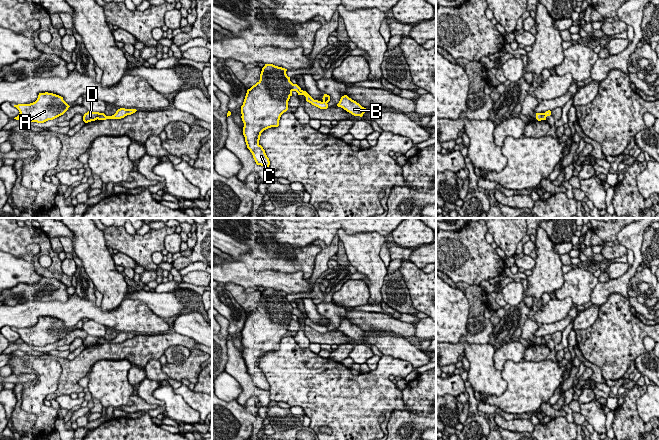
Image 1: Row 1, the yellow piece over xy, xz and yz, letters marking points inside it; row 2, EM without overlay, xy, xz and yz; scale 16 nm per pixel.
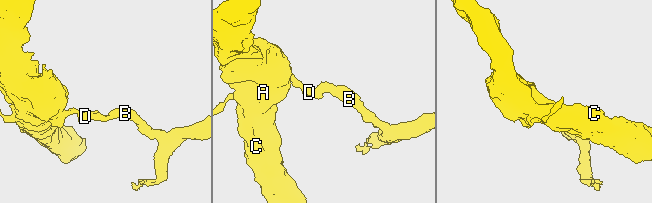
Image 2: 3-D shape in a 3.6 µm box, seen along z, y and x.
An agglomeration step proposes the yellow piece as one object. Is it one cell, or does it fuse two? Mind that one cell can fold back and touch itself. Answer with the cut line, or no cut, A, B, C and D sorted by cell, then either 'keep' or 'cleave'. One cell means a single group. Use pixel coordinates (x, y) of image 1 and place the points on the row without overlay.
cut in xy along (101, 337), (97, 342); A C D / B; cleave

